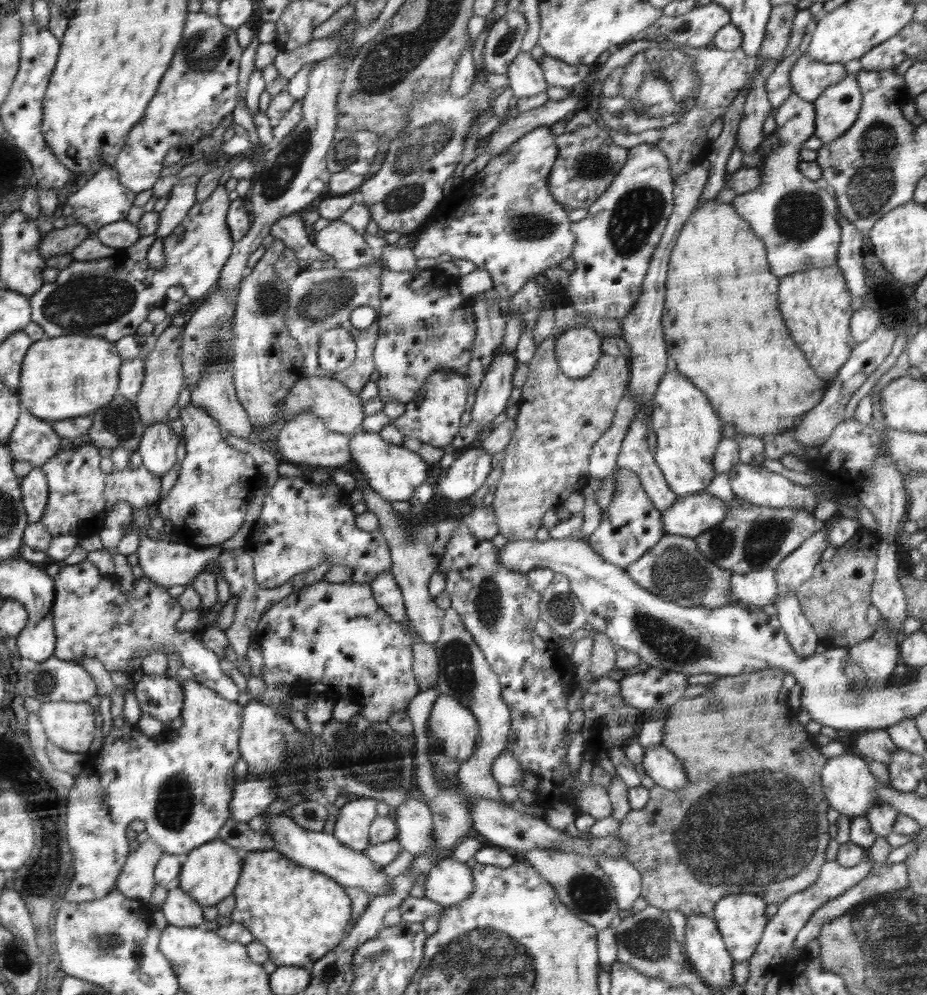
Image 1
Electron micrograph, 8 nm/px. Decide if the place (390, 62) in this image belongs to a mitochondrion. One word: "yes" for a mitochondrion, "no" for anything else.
yes

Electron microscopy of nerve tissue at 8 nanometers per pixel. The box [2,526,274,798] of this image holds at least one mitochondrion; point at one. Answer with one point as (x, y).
(46, 681)

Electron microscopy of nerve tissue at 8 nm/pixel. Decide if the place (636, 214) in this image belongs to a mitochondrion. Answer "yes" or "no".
yes

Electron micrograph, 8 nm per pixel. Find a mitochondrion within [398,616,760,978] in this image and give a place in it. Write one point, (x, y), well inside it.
(647, 938)

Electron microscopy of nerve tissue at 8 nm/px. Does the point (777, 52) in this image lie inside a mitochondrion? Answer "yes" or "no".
no

